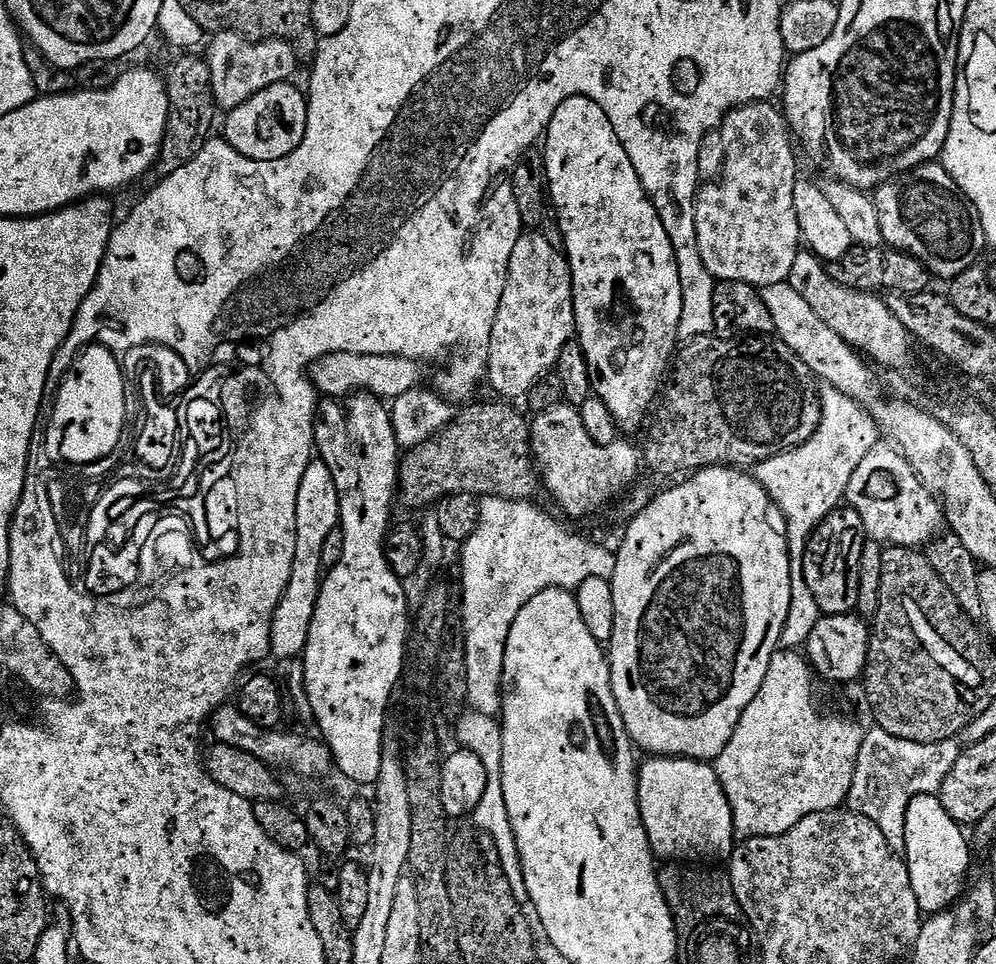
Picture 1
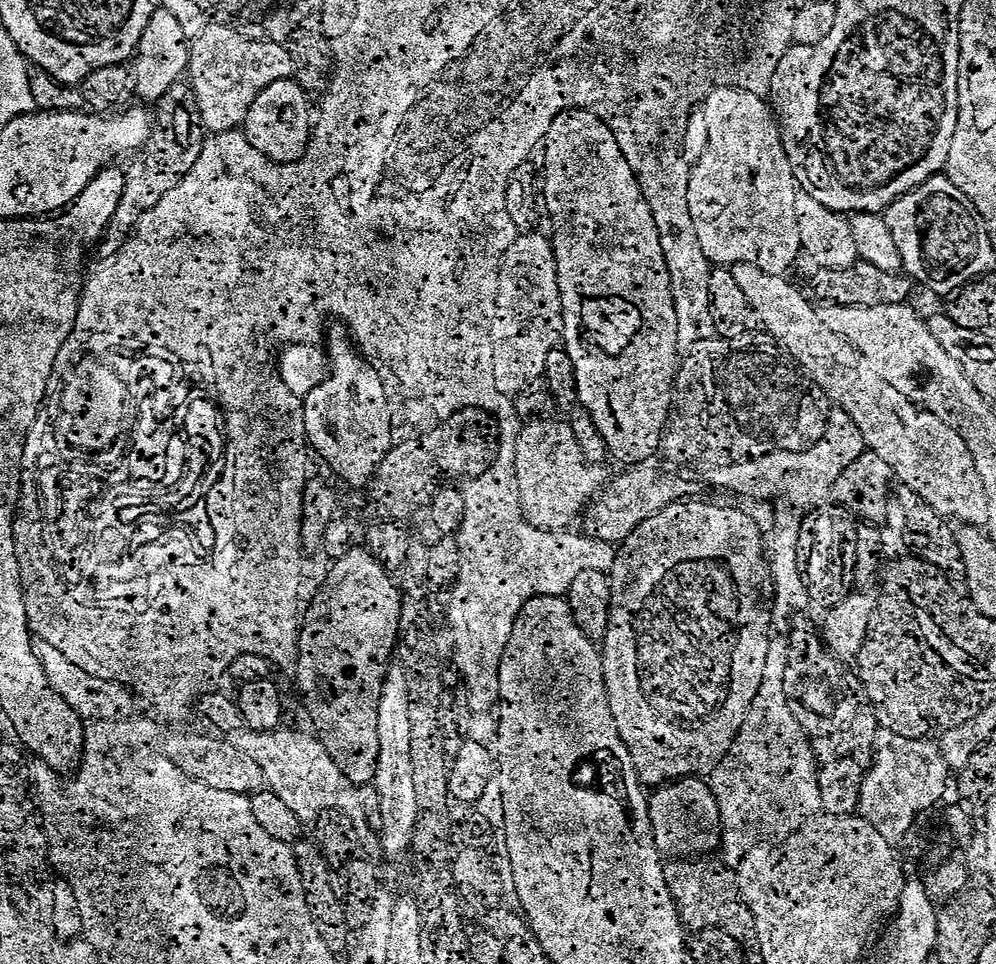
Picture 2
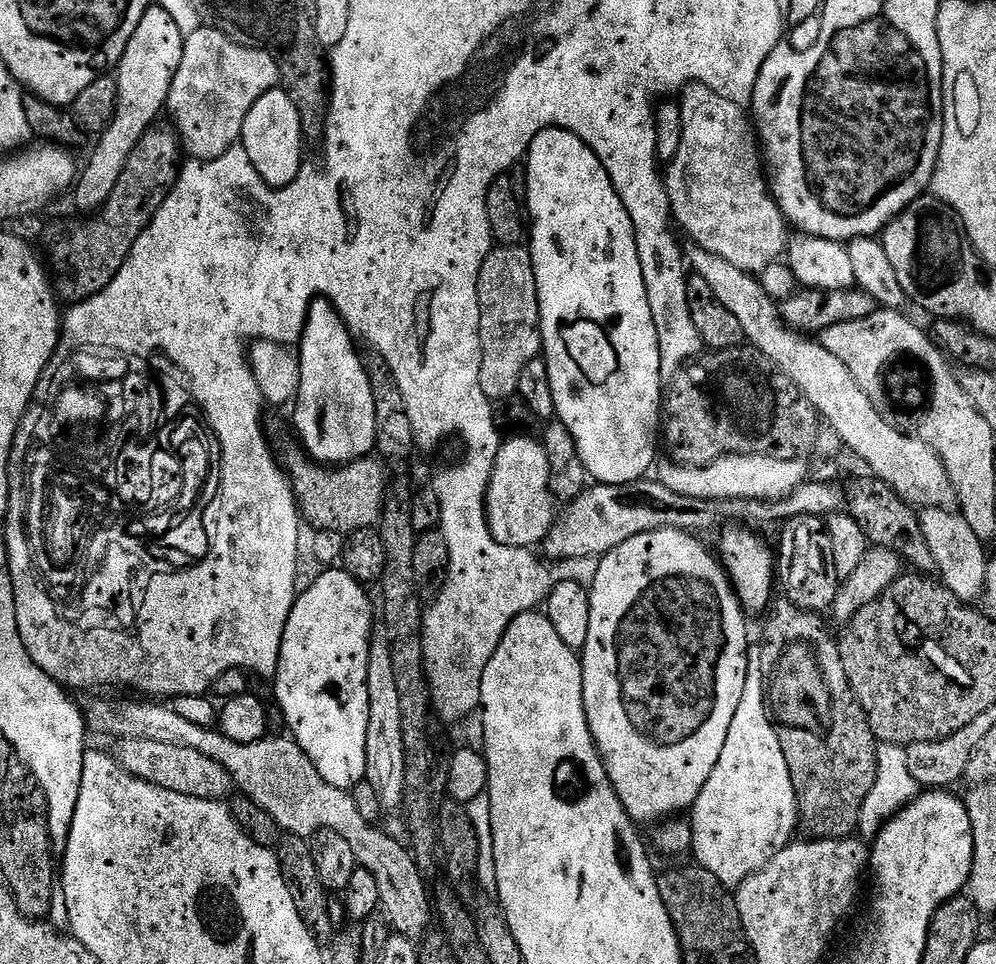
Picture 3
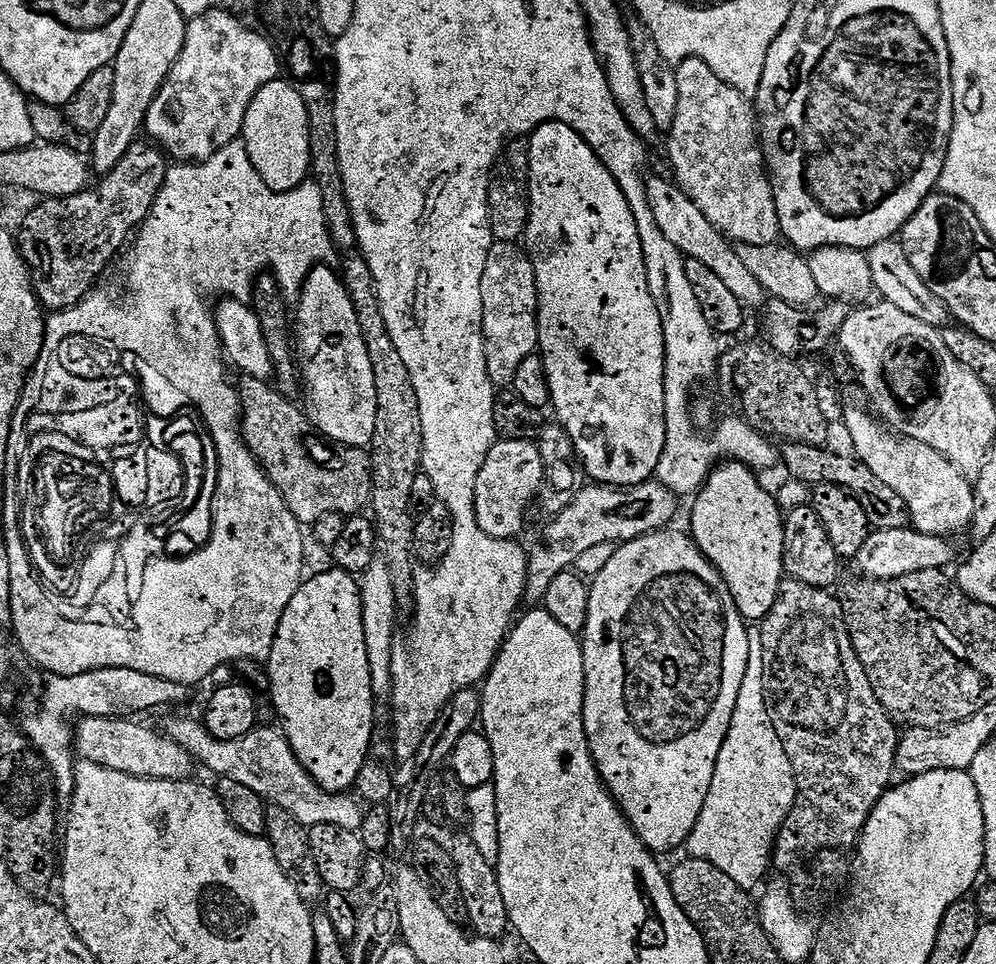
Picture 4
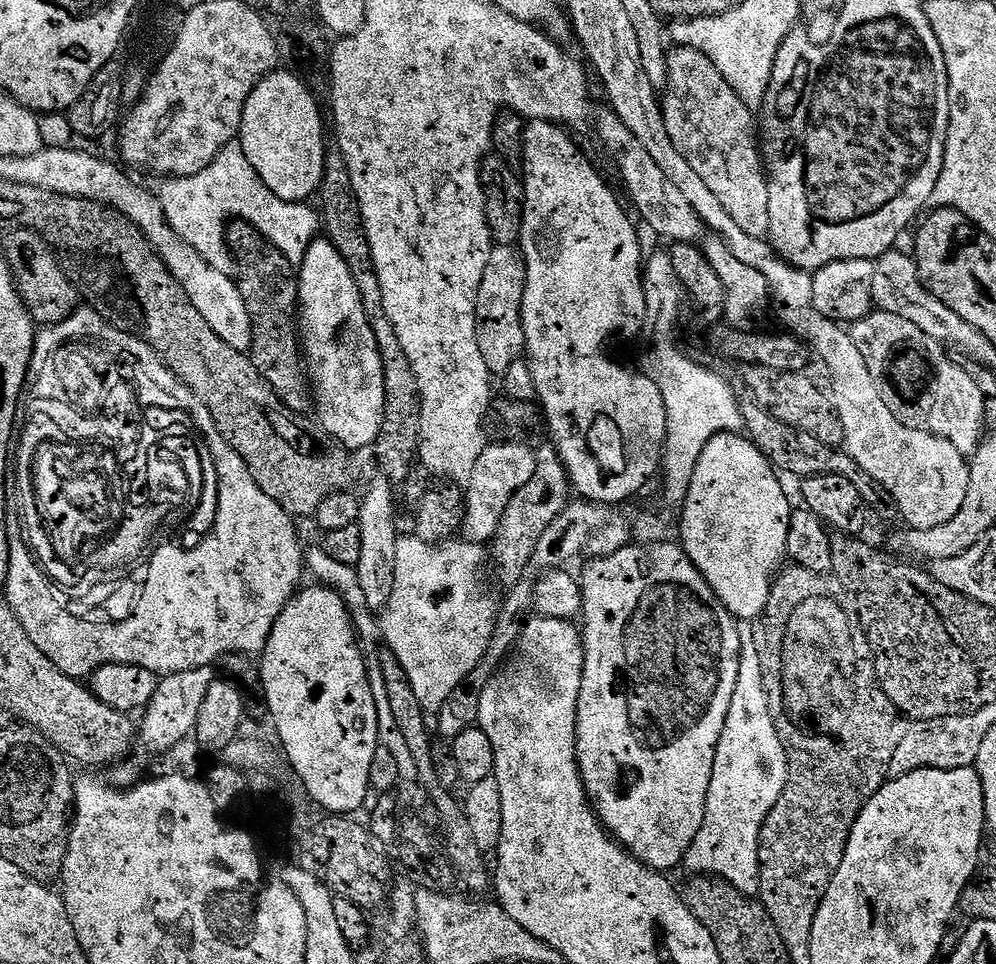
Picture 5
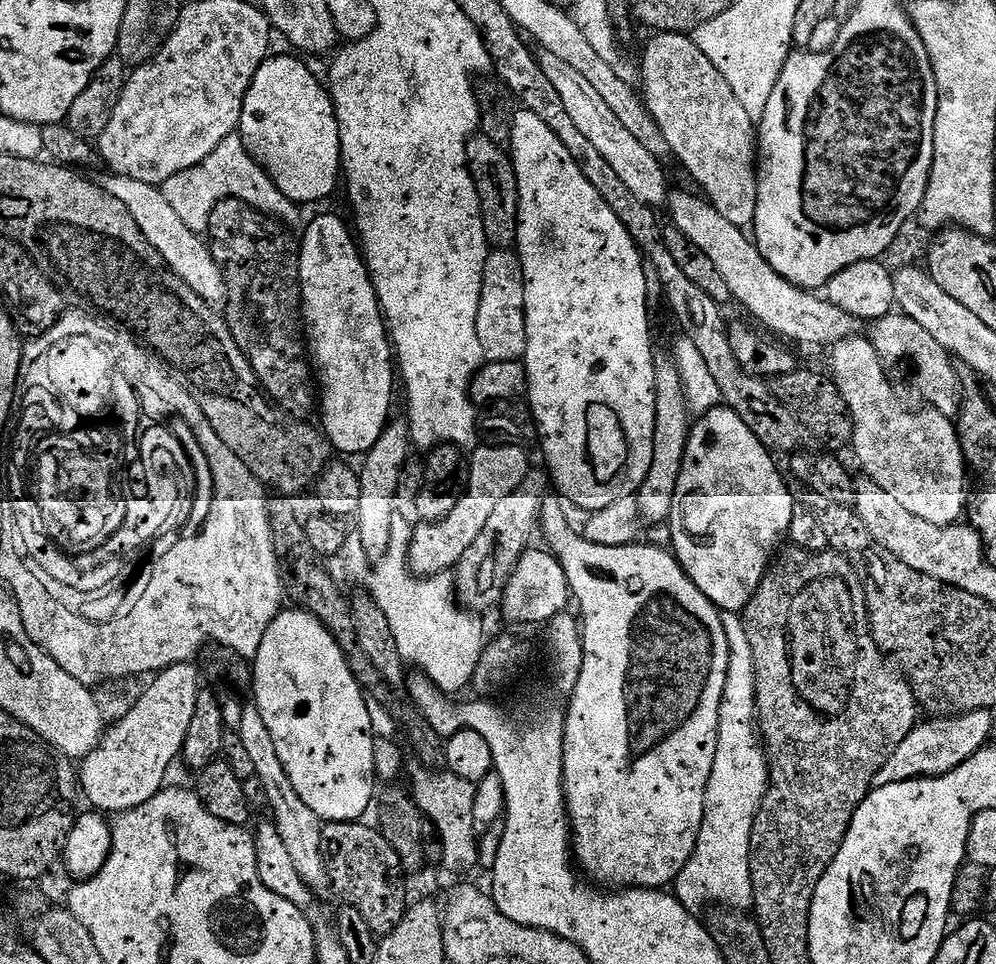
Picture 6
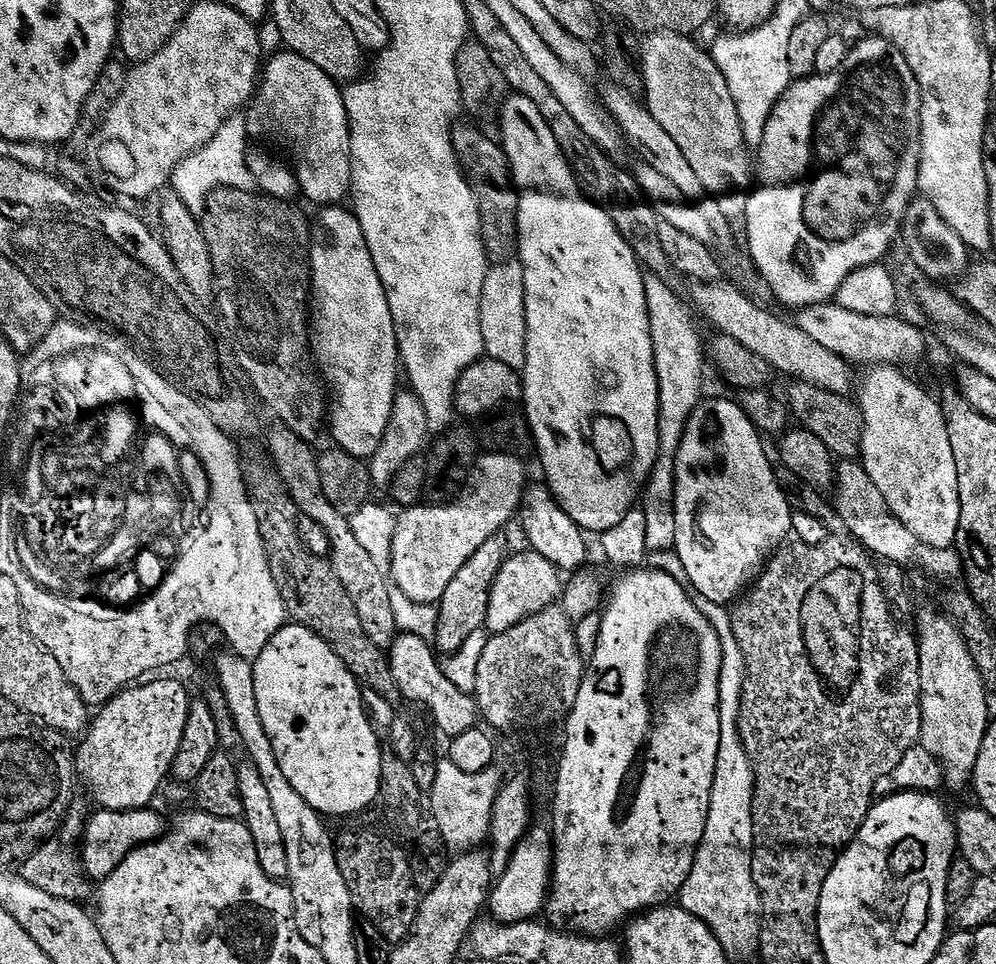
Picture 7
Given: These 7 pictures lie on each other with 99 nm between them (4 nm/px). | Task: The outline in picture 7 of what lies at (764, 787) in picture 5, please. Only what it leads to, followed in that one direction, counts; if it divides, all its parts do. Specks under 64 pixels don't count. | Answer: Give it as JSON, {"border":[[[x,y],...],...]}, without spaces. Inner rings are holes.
{"border":[[[692,592],[691,597],[702,618],[706,618],[710,626],[714,626],[714,634],[718,634],[718,642],[722,648],[722,666],[718,674],[720,741],[718,766],[714,770],[714,790],[710,790],[710,814],[706,818],[706,830],[702,834],[702,842],[696,847],[694,866],[680,888],[678,904],[707,924],[710,931],[717,936],[727,938],[732,932],[731,924],[751,926],[758,920],[752,873],[754,818],[751,816],[756,779],[738,730],[746,660],[742,658],[742,646],[738,646],[738,638],[734,636],[731,611],[718,602],[710,602],[710,598],[697,592]]]}

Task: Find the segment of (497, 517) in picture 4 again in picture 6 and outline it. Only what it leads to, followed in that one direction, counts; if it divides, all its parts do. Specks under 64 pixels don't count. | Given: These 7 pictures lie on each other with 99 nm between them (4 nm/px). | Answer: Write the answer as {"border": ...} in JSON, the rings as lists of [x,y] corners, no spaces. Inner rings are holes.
{"border":[[[480,446],[471,453],[468,468],[468,482],[458,506],[441,524],[421,523],[420,529],[413,531],[408,545],[408,564],[418,576],[438,576],[455,569],[466,550],[470,549],[482,528],[489,521],[494,506],[510,495],[530,471],[529,453],[514,446]]]}

